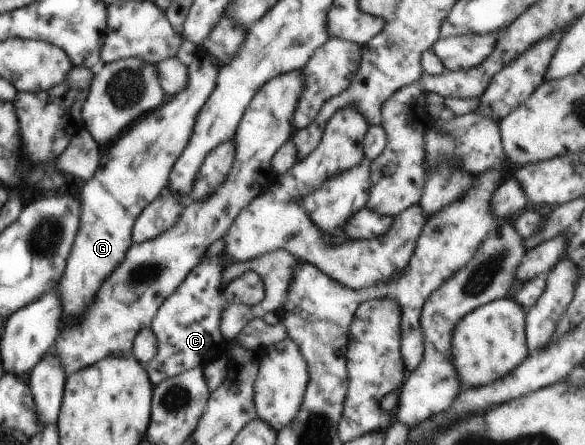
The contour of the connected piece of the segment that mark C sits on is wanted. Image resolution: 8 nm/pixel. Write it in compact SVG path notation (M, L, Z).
M203 258L179 285L178 290L159 307L150 326L158 338L158 351L145 368L153 385L188 370L204 368L215 358L224 356L230 341L220 333L223 309L229 303L257 305L263 300L264 284L257 273L245 273L230 283L224 282L222 272L226 262L223 258L221 266L217 260L205 262Z

